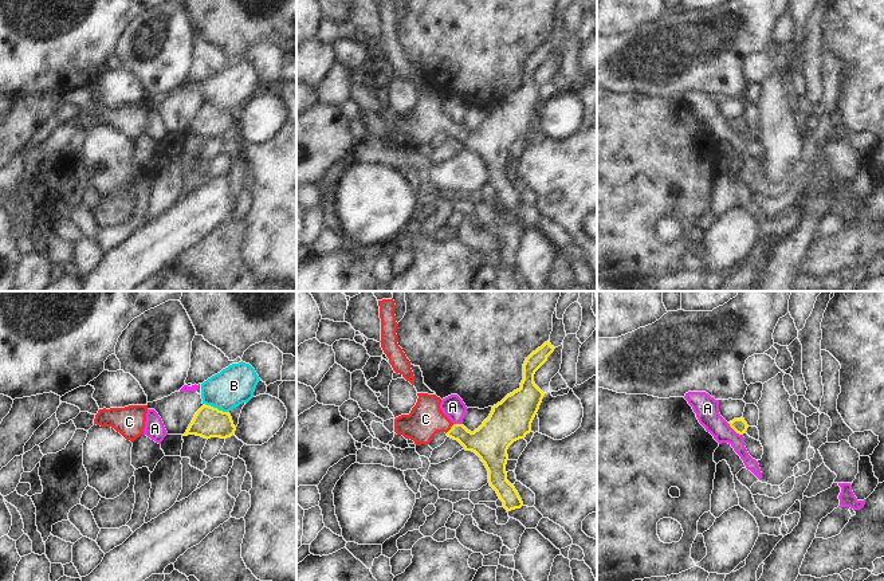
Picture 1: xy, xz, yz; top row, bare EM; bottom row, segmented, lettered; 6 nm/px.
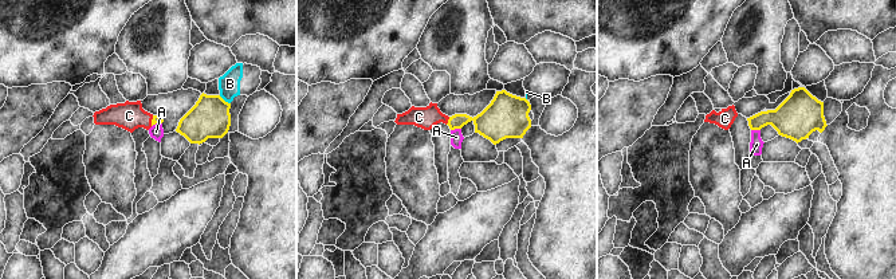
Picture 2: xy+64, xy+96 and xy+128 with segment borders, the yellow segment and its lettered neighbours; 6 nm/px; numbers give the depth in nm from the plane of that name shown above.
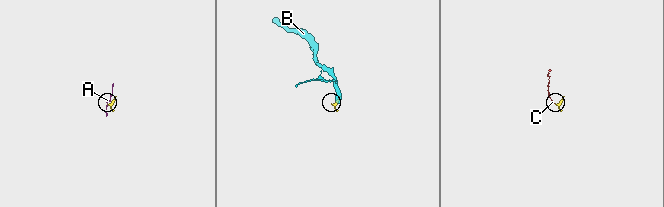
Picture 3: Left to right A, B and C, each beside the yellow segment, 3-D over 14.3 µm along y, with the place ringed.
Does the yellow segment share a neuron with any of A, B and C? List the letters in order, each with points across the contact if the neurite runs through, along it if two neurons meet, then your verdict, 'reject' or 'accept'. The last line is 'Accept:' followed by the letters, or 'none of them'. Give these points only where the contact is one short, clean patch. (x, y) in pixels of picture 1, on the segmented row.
A: along yz (727, 423), (742, 435) | reject
B: reject
C: across xz (490, 442), (471, 442), (451, 428), (425, 419) | accept
Accept: C

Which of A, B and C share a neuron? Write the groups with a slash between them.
A / B / C

